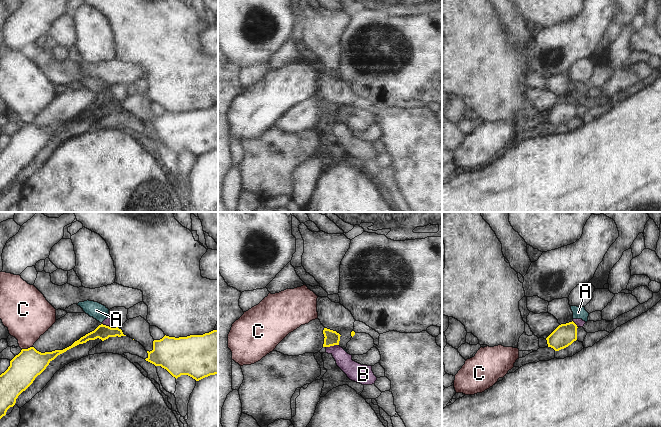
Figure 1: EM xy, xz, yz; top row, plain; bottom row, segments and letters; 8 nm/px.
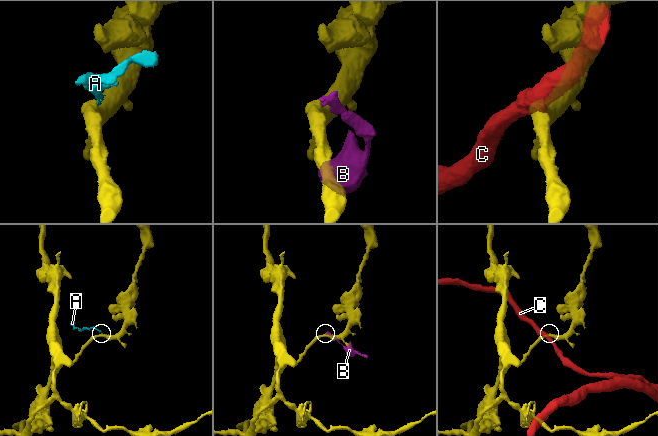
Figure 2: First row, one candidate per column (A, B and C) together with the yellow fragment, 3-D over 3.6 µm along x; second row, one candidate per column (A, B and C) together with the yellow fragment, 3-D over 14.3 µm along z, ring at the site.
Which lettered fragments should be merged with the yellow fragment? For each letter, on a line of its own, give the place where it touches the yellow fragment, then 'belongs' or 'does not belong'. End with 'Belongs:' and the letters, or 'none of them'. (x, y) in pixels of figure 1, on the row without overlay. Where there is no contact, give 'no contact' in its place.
A: contact xy (118, 104); does not belong
B: contact xy (108, 102); does not belong
C: contact xy (28, 124); does not belong
Belongs: none of them

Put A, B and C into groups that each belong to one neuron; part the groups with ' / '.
A B / C

